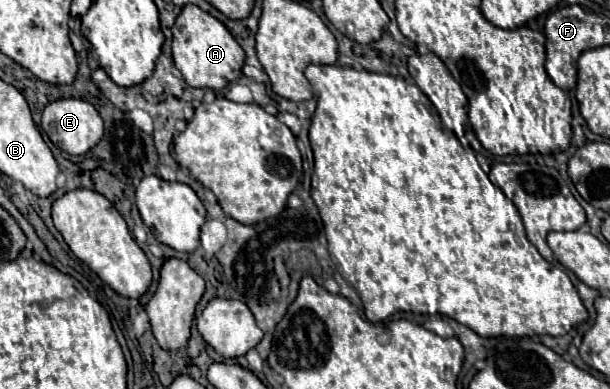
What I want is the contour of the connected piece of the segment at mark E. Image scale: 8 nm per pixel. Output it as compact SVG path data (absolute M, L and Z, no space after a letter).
M61 98L61 100L49 102L43 110L41 128L47 132L49 140L57 148L61 148L69 154L85 154L103 136L103 120L99 116L99 112L95 110L95 106L85 100L75 100L75 98Z

